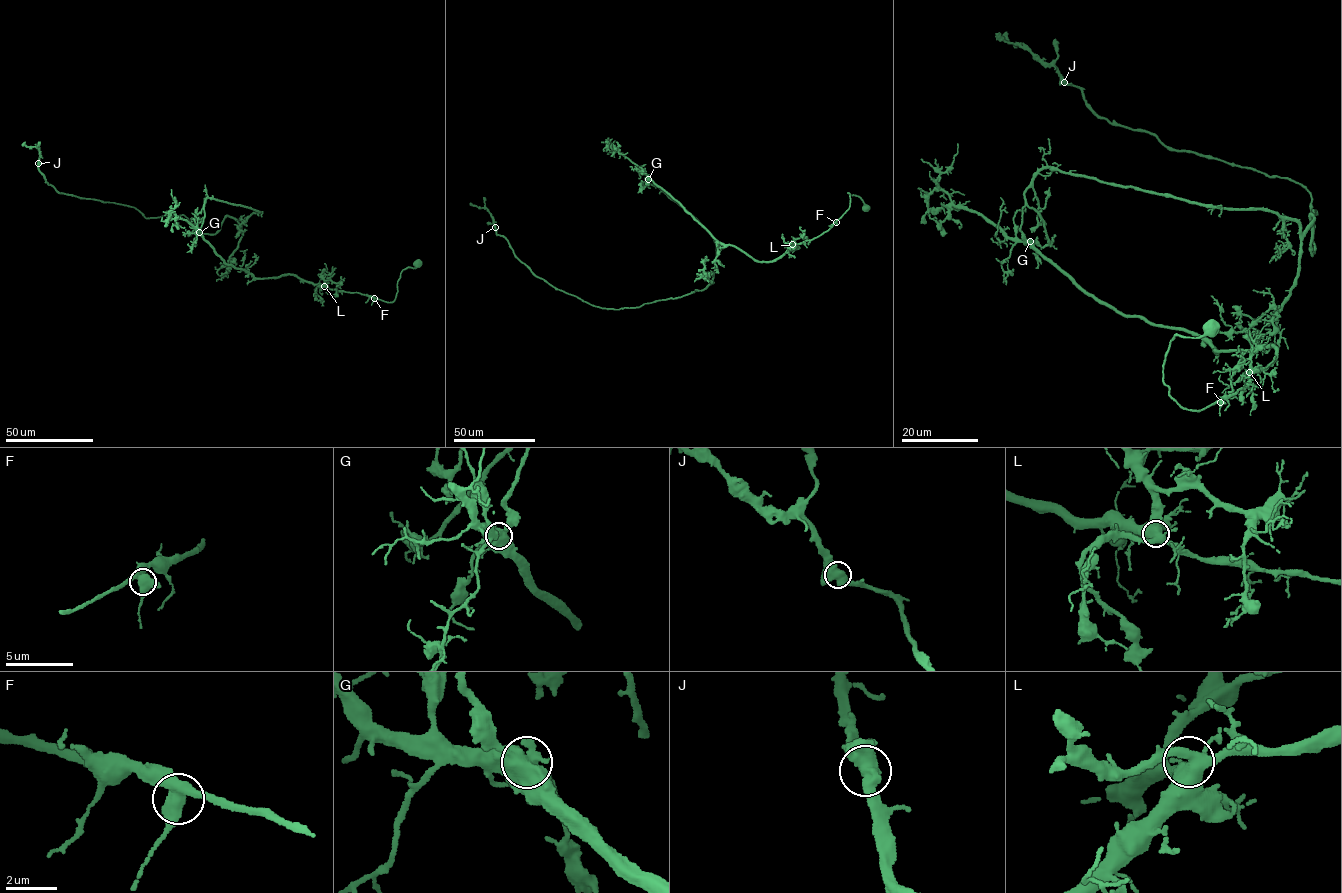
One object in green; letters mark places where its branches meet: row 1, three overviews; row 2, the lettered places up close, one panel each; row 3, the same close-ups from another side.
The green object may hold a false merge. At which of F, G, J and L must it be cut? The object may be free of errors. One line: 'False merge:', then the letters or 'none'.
False merge: G

